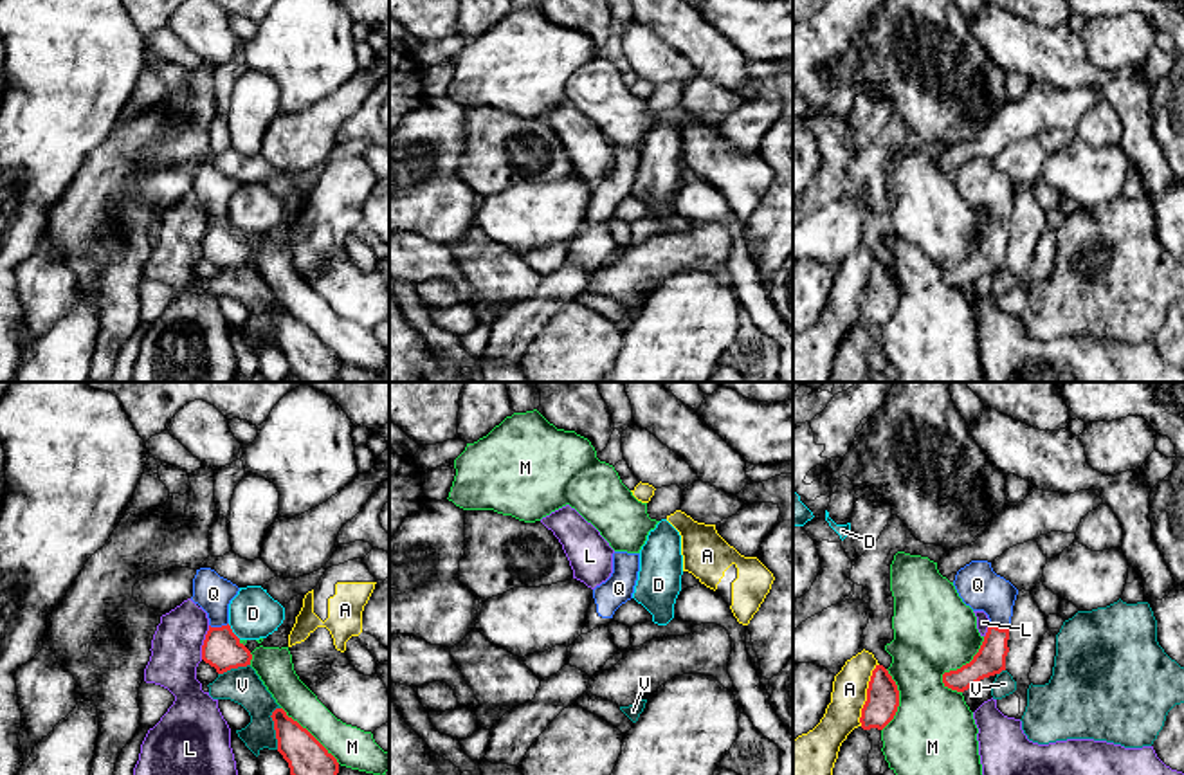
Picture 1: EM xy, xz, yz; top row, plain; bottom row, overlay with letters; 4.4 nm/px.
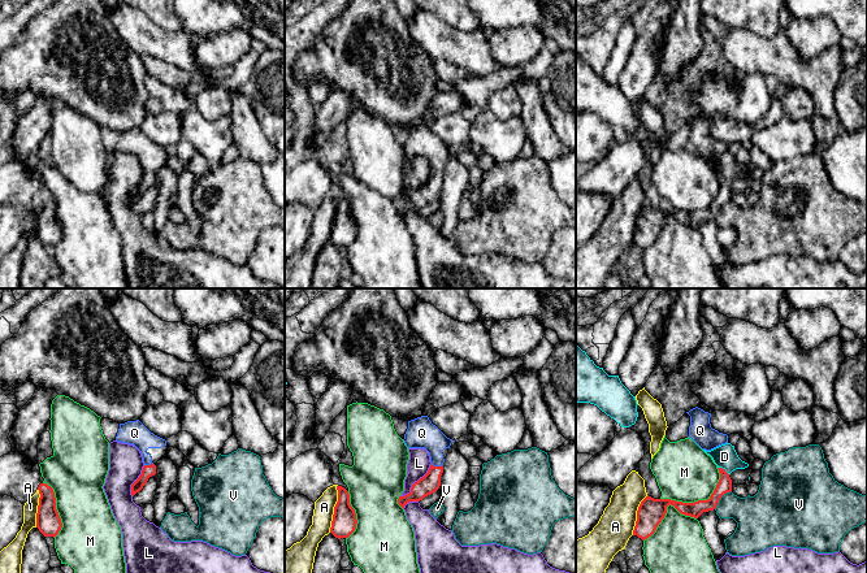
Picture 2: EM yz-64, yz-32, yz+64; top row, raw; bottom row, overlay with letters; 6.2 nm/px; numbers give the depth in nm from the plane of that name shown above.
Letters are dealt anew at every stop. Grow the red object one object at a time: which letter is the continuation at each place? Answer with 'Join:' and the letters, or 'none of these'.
Join: none of these

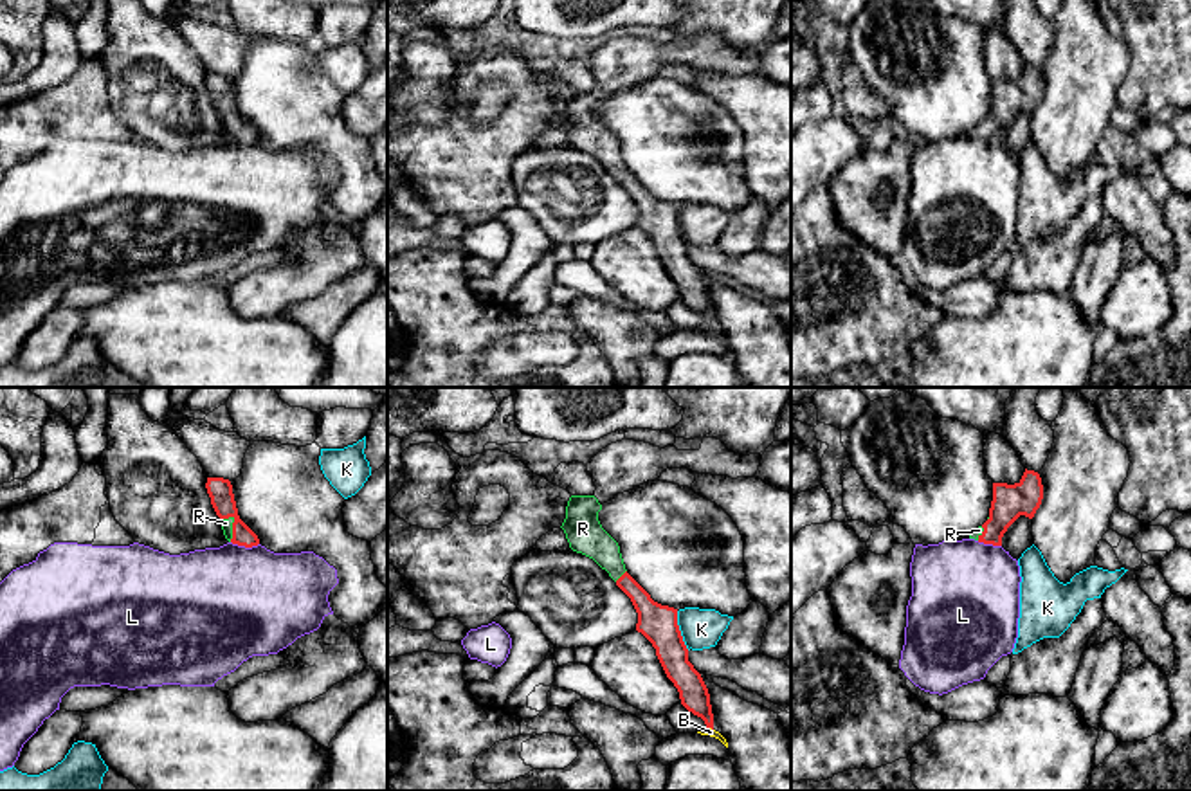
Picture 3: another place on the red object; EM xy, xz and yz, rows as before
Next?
Join: R

